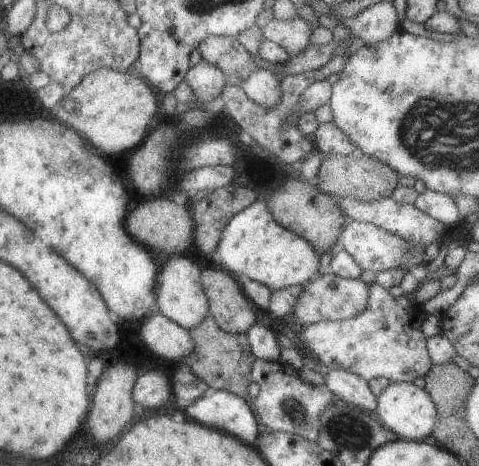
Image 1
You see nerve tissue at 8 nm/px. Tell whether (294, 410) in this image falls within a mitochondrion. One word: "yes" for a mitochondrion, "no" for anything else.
yes

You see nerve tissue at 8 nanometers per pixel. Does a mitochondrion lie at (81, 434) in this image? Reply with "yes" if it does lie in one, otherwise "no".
no

